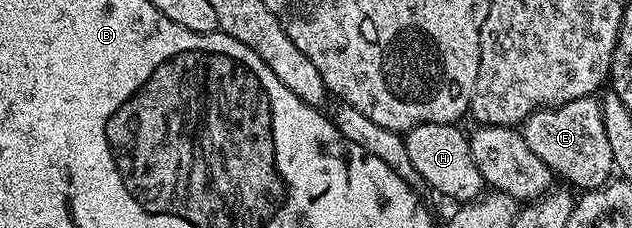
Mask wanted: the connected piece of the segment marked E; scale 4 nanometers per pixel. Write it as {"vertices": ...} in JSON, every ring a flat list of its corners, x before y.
{"vertices":[[596,96,571,100,553,109,538,109,523,122,521,132,525,143,529,143,529,151,548,165,552,174,559,176,560,173,568,181,564,182,576,190,599,189,612,180,616,172,605,132,602,104]]}

